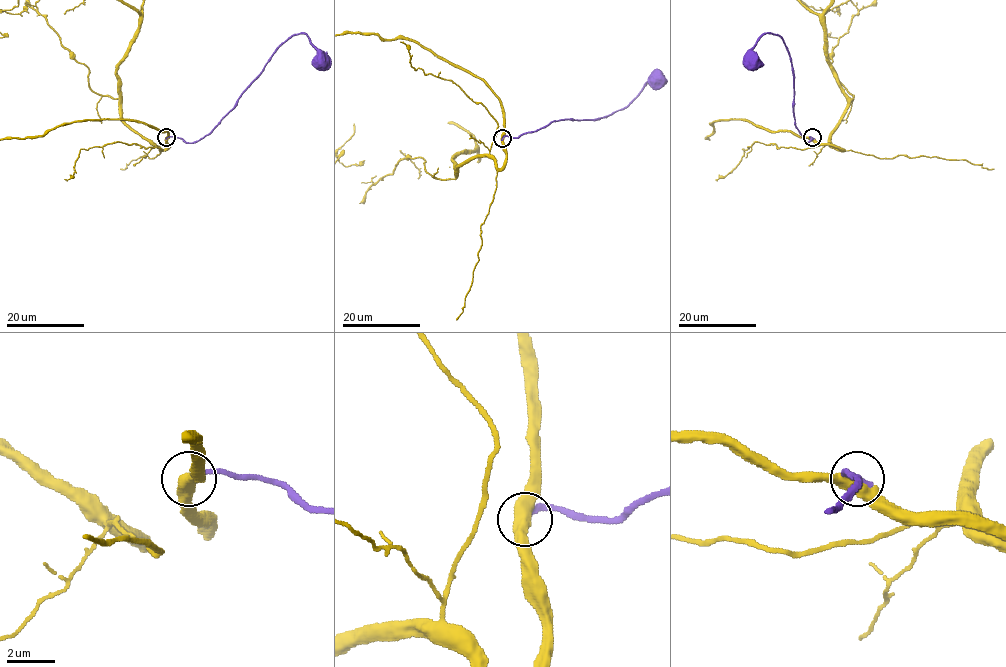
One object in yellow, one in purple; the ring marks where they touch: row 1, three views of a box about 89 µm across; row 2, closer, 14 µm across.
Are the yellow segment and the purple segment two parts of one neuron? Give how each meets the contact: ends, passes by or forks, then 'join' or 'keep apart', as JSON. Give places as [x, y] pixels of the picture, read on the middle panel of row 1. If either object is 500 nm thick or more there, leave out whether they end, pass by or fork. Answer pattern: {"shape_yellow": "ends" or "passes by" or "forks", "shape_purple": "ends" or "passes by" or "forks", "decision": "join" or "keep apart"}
{"shape_yellow": "passes by", "shape_purple": "ends", "decision": "join"}

